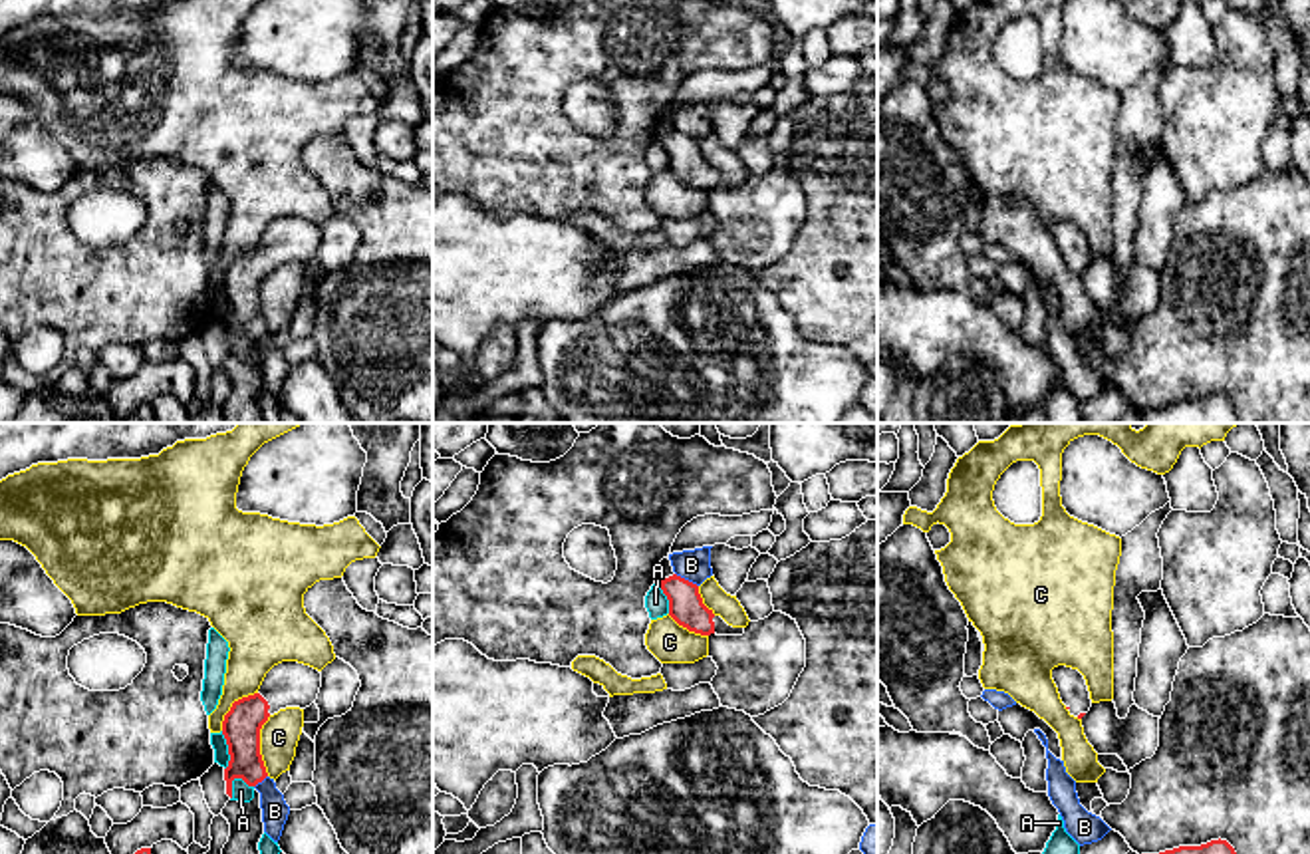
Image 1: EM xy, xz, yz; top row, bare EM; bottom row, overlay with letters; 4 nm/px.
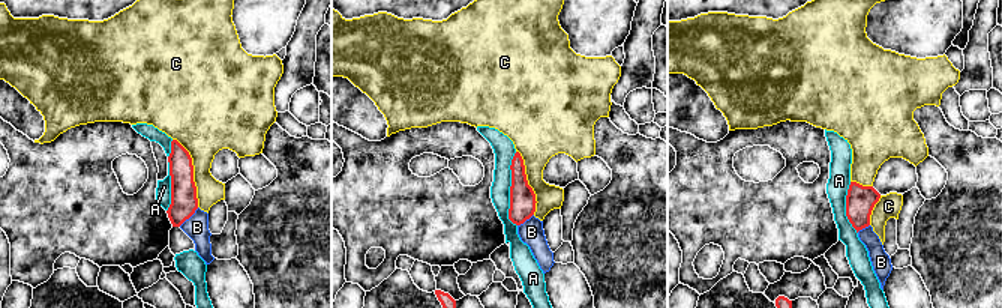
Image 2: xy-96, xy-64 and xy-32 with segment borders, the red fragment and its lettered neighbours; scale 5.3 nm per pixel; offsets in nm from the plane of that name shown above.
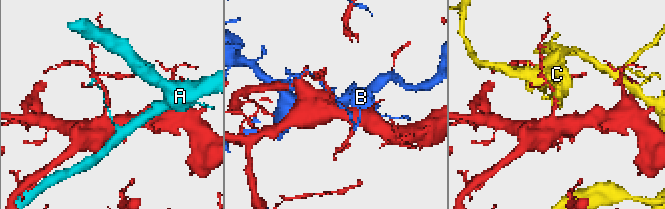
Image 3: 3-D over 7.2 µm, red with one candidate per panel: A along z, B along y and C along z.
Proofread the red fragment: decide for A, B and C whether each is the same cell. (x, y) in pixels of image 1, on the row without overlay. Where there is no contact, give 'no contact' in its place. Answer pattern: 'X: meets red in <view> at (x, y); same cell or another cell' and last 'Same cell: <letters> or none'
A: meets red in xy at (233, 334); another cell
B: meets red in xz at (687, 136); another cell
C: meets red in xy at (259, 300); another cell
Same cell: none

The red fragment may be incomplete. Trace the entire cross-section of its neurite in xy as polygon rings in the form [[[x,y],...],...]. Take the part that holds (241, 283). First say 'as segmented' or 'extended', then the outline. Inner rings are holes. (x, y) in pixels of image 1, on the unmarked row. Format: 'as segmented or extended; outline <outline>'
extended; outline [[[282,216],[266,228],[254,250],[232,258],[222,276],[222,290],[230,310],[224,324],[230,354],[234,334],[256,342],[268,332],[260,310],[260,284],[268,272],[286,262],[310,262],[316,258],[320,242],[322,228],[318,224],[298,216]]]

